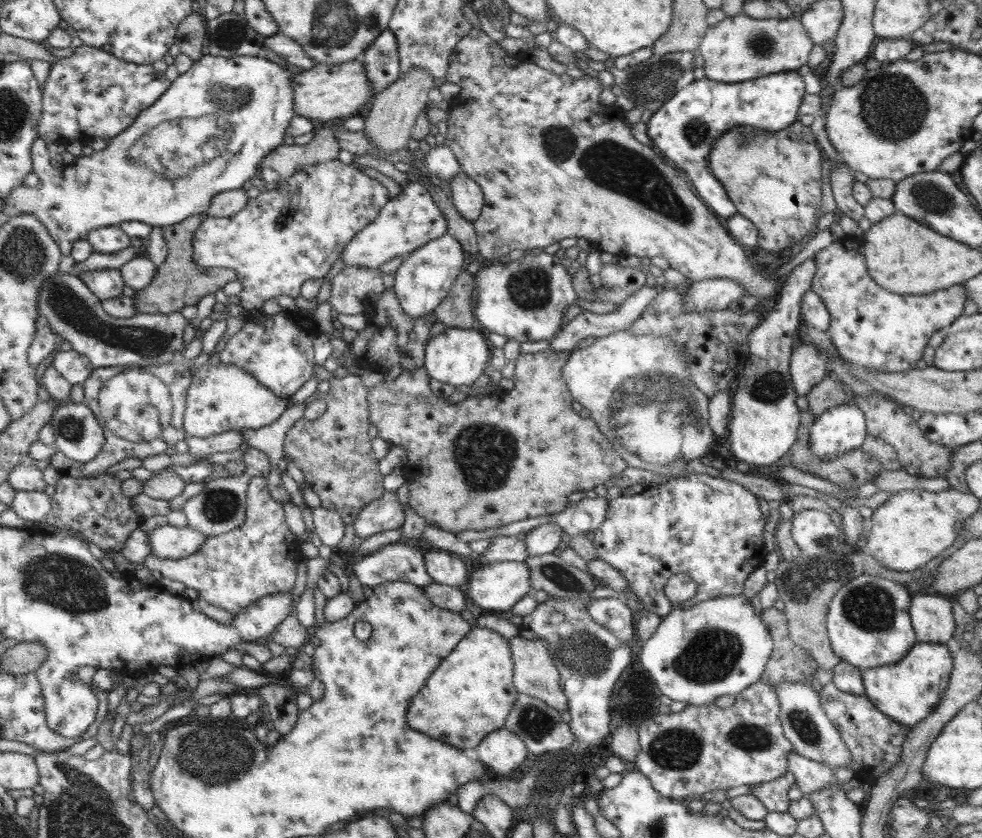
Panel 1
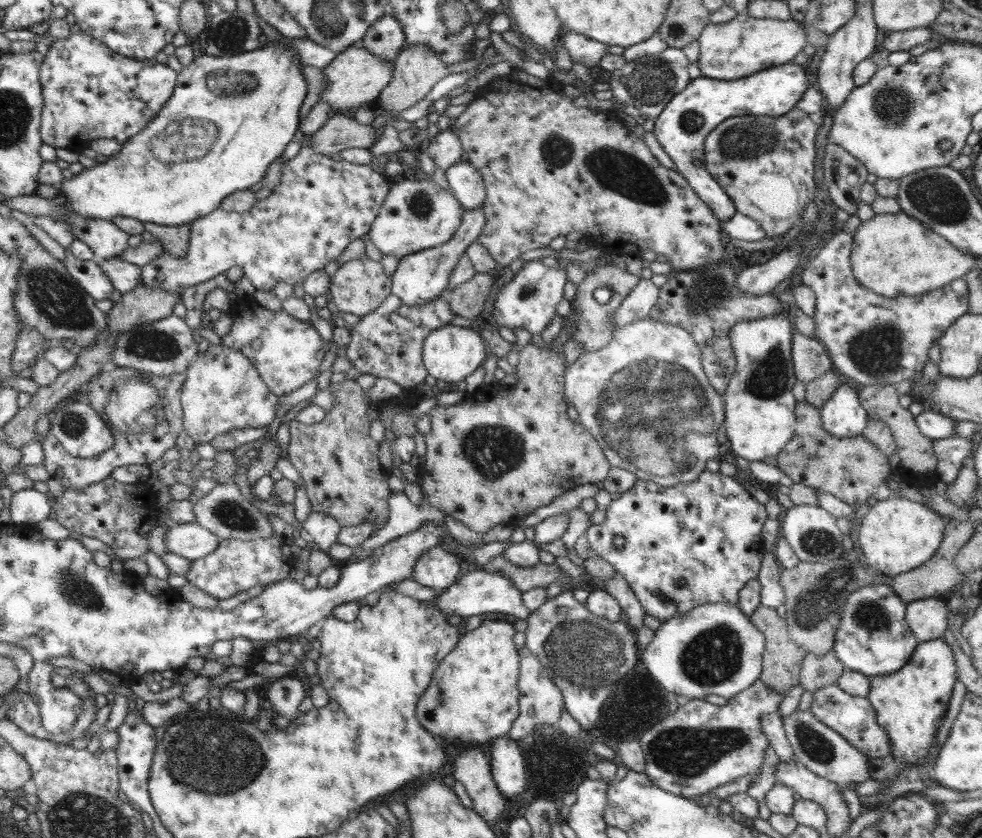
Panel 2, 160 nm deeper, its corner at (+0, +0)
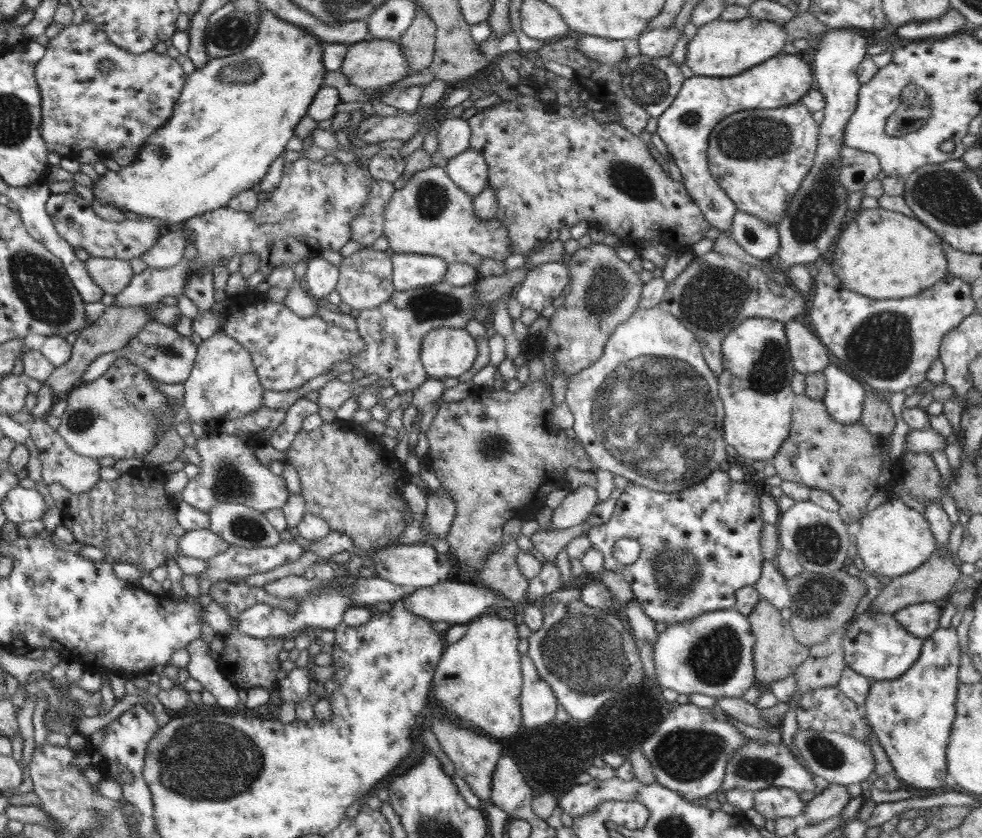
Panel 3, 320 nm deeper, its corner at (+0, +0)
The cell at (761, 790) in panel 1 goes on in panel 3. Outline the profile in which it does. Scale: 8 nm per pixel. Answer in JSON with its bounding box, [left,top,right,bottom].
[753,786,807,819]

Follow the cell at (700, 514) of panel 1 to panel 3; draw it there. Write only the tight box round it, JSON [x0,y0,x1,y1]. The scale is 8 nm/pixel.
[583,469,766,625]

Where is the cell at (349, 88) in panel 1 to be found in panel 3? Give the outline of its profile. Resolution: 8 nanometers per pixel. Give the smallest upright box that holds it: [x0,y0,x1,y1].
[340,36,409,90]

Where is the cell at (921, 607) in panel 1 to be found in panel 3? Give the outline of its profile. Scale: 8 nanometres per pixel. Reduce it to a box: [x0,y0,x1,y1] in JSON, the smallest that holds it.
[893,602,942,639]

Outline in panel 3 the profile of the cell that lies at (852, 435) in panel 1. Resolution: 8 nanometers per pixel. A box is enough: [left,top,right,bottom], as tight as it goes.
[822,364,866,425]

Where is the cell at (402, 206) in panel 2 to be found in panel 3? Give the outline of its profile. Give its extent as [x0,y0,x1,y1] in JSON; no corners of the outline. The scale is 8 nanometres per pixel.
[383,164,511,269]

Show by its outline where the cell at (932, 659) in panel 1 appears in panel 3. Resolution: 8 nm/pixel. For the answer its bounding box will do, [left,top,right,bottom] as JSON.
[864,628,960,790]

